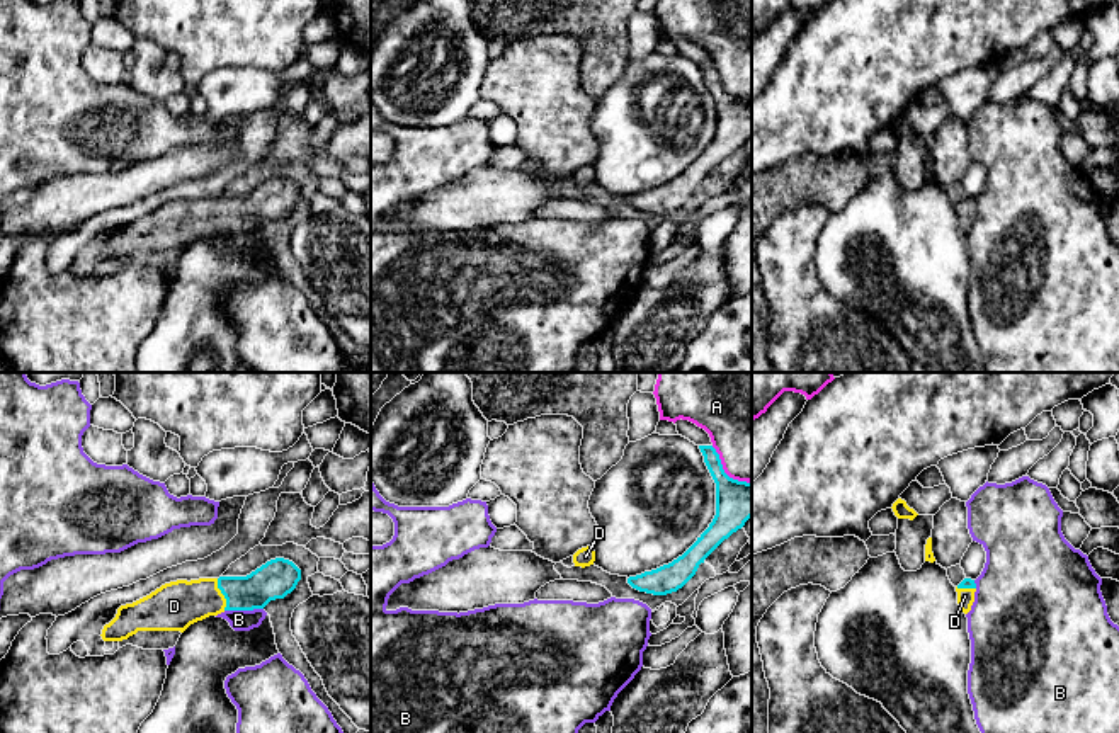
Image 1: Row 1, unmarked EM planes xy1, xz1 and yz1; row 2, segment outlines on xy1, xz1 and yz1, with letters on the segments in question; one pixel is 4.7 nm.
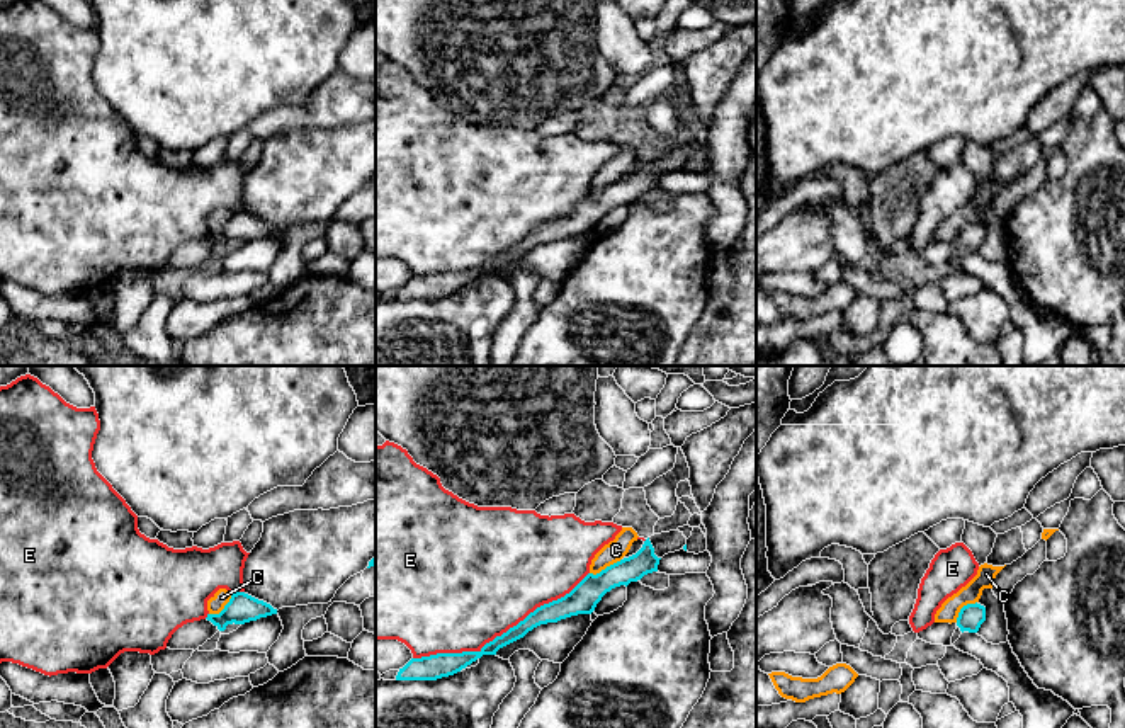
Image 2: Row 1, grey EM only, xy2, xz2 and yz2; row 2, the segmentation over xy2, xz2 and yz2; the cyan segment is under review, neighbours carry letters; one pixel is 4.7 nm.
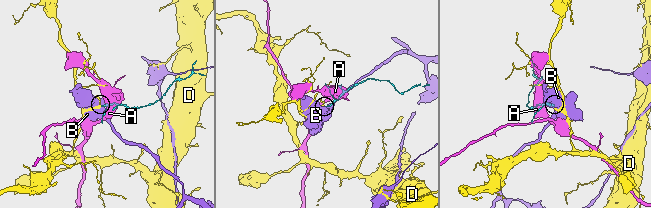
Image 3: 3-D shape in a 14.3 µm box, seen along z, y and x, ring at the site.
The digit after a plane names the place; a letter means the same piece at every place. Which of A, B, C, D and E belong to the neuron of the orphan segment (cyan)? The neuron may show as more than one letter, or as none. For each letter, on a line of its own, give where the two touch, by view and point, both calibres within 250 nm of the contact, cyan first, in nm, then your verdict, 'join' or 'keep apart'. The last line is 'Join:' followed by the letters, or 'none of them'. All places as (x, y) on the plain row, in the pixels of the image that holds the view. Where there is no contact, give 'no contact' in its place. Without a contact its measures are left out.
A: meets cyan in xz1 at (723, 90); 190 nm thick on the cyan side, 400 nm on the other; keep apart
B: meets cyan in xy1 at (244, 228); 180 nm thick on the cyan side, 100 nm on the other; keep apart
C: meets cyan in xz2 at (607, 186); 140 nm thick on the cyan side, 100 nm on the other; keep apart
D: meets cyan in xy1 at (221, 211); 180 nm thick on the cyan side, 220 nm on the other; join
E: meets cyan in xz2 at (502, 254); 100 nm thick on the cyan side, 480 nm on the other; keep apart
Join: D

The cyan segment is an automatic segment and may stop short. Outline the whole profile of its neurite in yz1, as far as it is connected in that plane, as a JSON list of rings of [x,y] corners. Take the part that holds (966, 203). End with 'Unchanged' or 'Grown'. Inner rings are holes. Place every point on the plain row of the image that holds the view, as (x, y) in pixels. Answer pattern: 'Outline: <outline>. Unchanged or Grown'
Outline: [[[964,197],[957,206],[957,223],[964,233],[971,230],[974,221],[976,202],[971,197]]]. Grown

